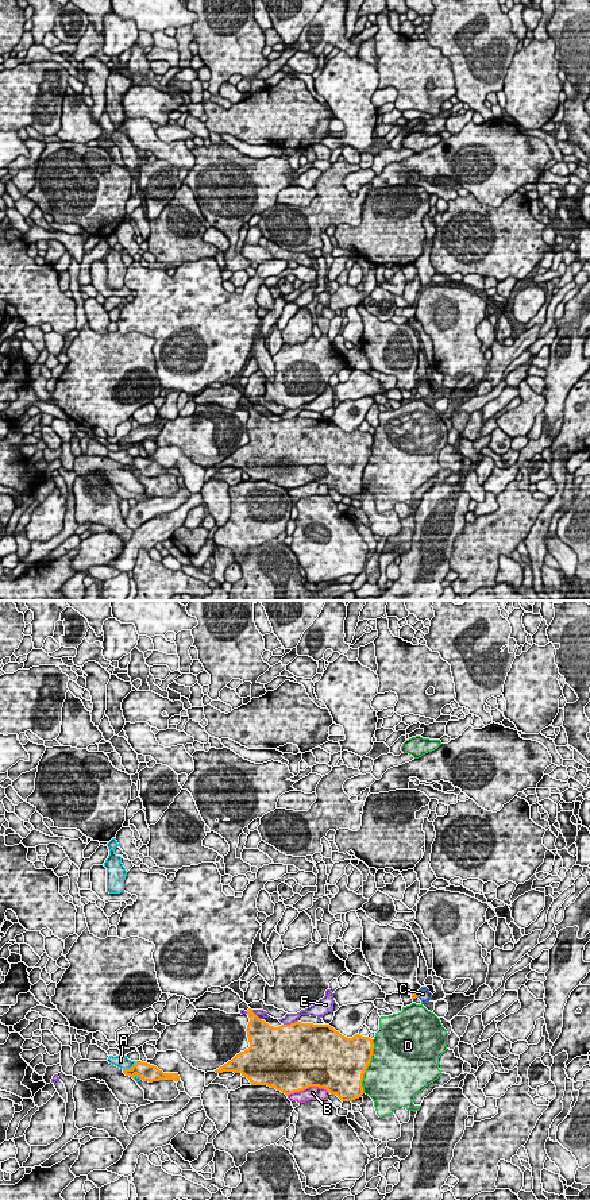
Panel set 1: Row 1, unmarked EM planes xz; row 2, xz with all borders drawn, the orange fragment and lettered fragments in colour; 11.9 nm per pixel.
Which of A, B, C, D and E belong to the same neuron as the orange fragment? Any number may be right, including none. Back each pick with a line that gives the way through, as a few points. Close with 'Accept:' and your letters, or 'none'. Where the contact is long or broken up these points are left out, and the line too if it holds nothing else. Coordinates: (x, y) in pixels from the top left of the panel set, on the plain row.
Accept: none

